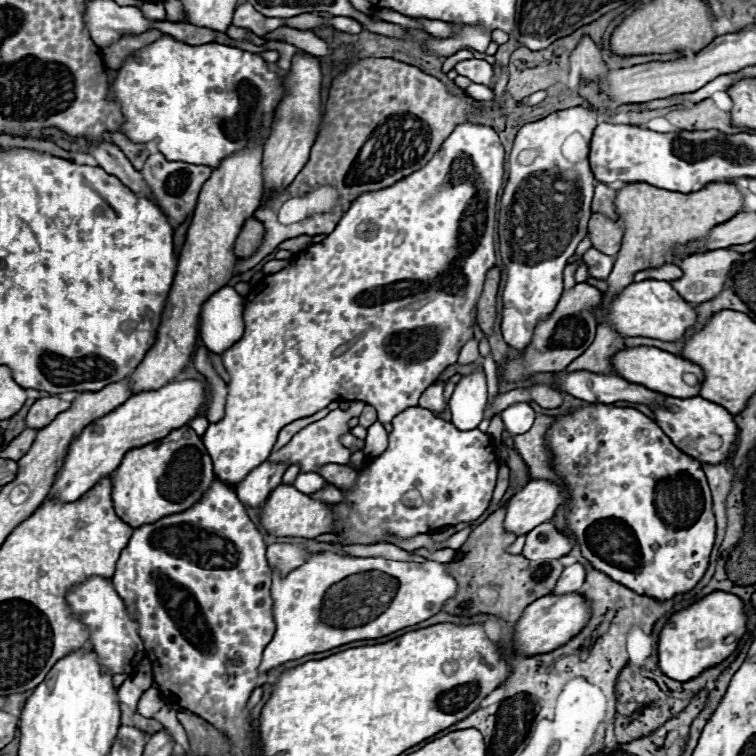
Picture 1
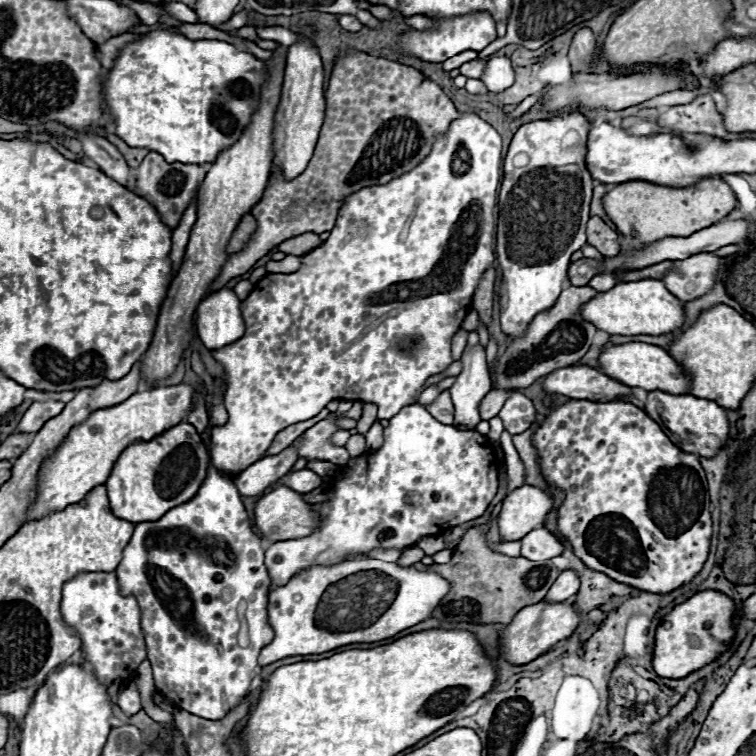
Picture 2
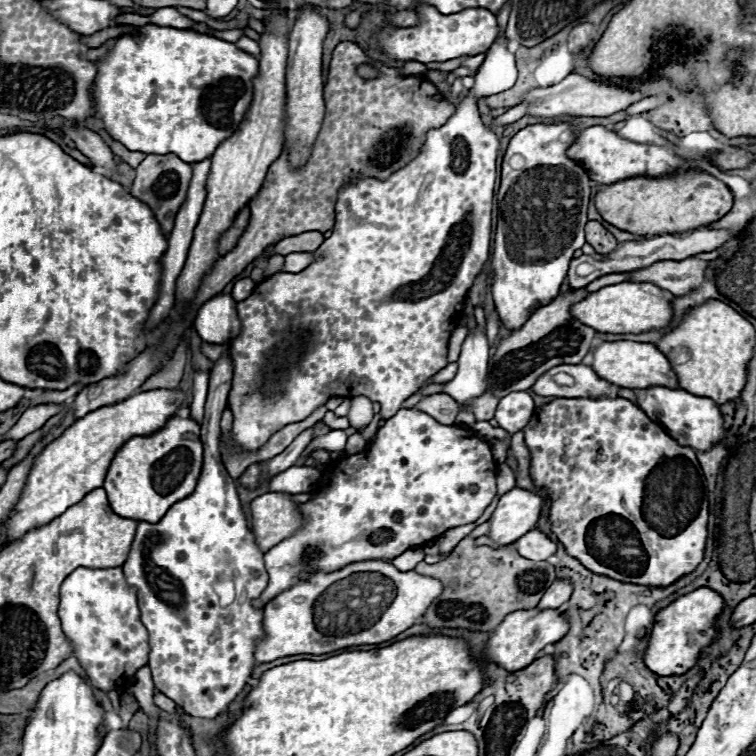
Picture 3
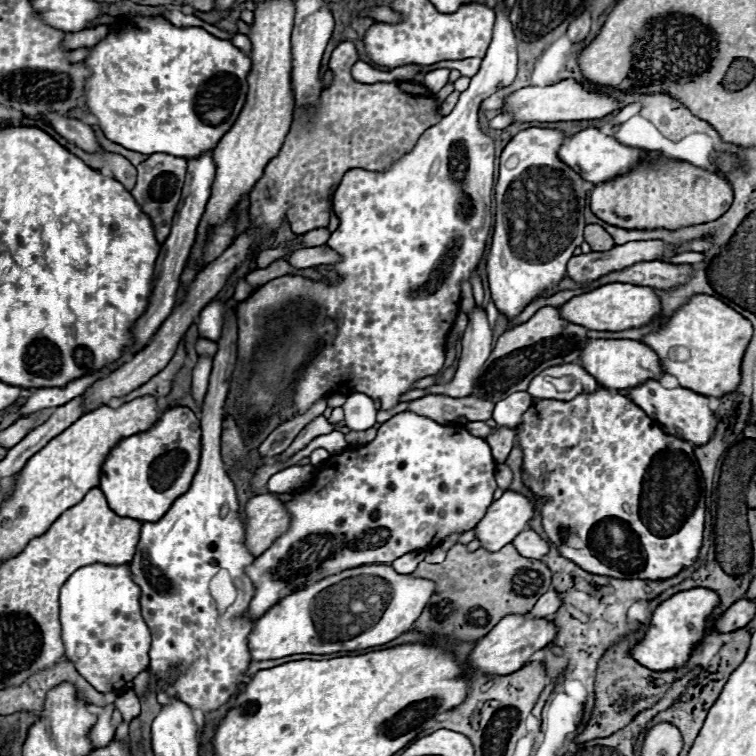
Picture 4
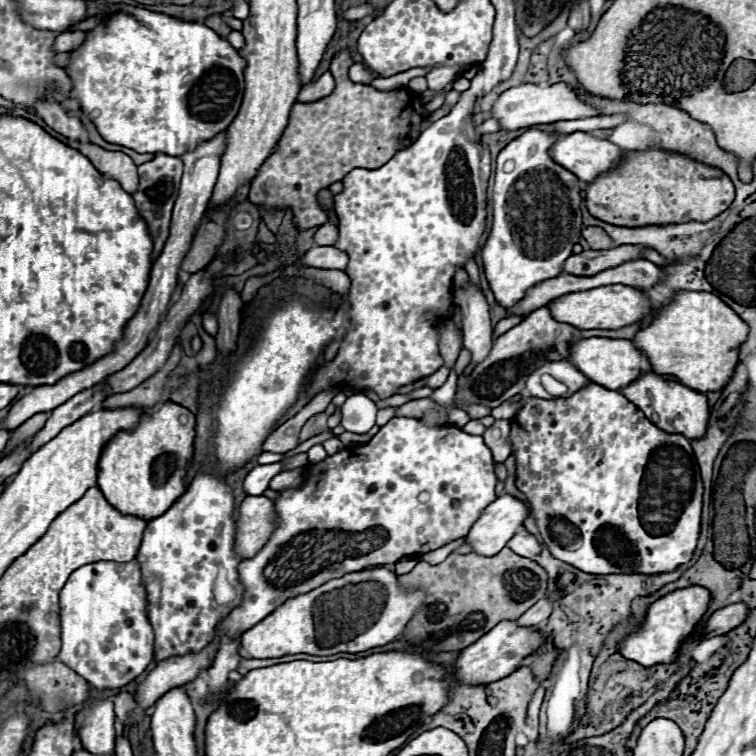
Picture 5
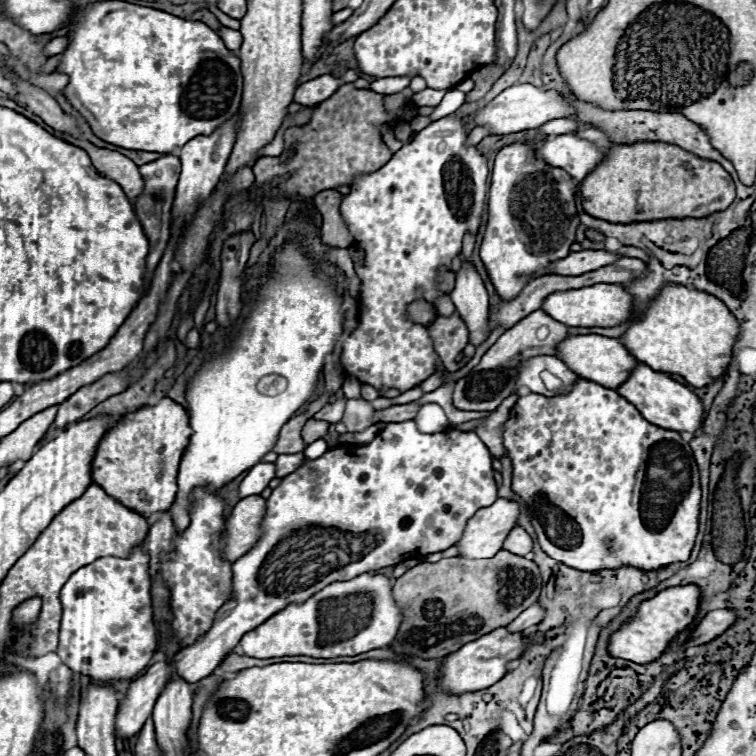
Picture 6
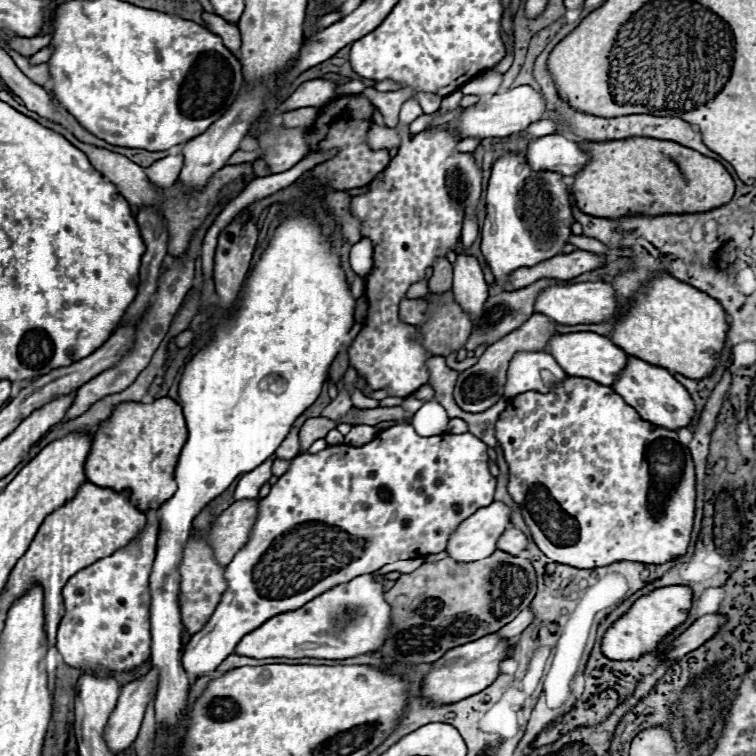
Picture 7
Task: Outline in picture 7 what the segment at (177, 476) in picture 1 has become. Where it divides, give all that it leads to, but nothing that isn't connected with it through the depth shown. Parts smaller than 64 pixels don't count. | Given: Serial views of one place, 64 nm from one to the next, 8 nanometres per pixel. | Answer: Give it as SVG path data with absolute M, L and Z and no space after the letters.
M160 398L152 404L124 402L94 432L92 450L86 460L88 482L114 492L128 492L130 502L140 512L158 510L176 492L174 468L186 438L188 430L182 408L172 398Z

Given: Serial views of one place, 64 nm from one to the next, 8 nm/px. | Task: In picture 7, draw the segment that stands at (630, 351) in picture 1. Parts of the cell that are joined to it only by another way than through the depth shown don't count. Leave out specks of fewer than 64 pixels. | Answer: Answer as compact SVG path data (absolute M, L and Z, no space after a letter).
M574 332L574 334L560 334L550 340L550 354L556 358L556 362L564 368L566 374L578 376L578 378L590 378L602 386L612 386L620 372L626 368L628 354L612 344L606 336L600 336L596 332Z

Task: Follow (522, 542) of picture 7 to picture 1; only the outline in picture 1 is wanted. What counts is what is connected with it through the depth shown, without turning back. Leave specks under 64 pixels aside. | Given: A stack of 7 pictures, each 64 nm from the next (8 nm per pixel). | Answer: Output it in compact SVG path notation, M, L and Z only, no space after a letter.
M544 522L528 532L524 556L528 560L558 560L574 548L574 538L562 534L552 522Z

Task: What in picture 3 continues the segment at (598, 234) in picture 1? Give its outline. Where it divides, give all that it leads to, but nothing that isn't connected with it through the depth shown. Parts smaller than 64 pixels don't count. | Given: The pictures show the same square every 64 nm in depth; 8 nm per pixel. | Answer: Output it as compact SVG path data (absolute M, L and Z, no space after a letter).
M590 220L586 224L586 242L598 252L598 254L610 254L618 248L616 238L596 220Z

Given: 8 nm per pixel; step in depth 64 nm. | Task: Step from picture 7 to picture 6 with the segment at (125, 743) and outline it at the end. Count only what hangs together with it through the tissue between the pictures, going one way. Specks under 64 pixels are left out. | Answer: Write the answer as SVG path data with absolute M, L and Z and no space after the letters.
M414 420L388 422L370 444L336 446L318 460L306 458L296 472L284 476L280 486L272 490L268 512L262 522L264 534L248 554L232 564L234 596L218 610L208 634L194 646L180 650L170 662L160 660L152 664L144 676L130 684L122 710L116 714L116 734L124 742L138 734L146 718L152 714L156 696L160 696L168 680L178 676L192 684L210 676L246 632L260 626L290 602L304 602L308 596L336 580L350 580L352 576L394 566L412 556L426 556L454 546L468 520L496 498L496 480L488 448L474 432L460 432L456 428L424 434Z

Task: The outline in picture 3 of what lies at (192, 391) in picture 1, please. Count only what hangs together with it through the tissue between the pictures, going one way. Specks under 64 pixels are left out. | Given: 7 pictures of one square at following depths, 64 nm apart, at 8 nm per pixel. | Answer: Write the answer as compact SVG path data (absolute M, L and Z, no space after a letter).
M160 388L134 394L112 406L102 406L76 420L60 438L50 442L36 456L22 498L16 504L12 516L6 520L6 544L18 540L32 528L48 524L68 506L78 504L88 492L100 488L114 454L124 446L124 442L134 436L150 436L152 432L158 432L166 420L178 414L184 404L186 394L182 390Z

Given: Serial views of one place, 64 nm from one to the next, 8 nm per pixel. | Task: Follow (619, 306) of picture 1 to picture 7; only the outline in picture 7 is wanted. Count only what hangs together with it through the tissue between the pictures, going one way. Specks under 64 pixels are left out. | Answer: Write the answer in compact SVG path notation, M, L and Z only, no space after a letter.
M580 282L570 286L550 286L544 292L540 292L534 312L540 312L558 324L600 324L610 322L614 316L618 316L618 300L614 294L614 288L606 282Z

